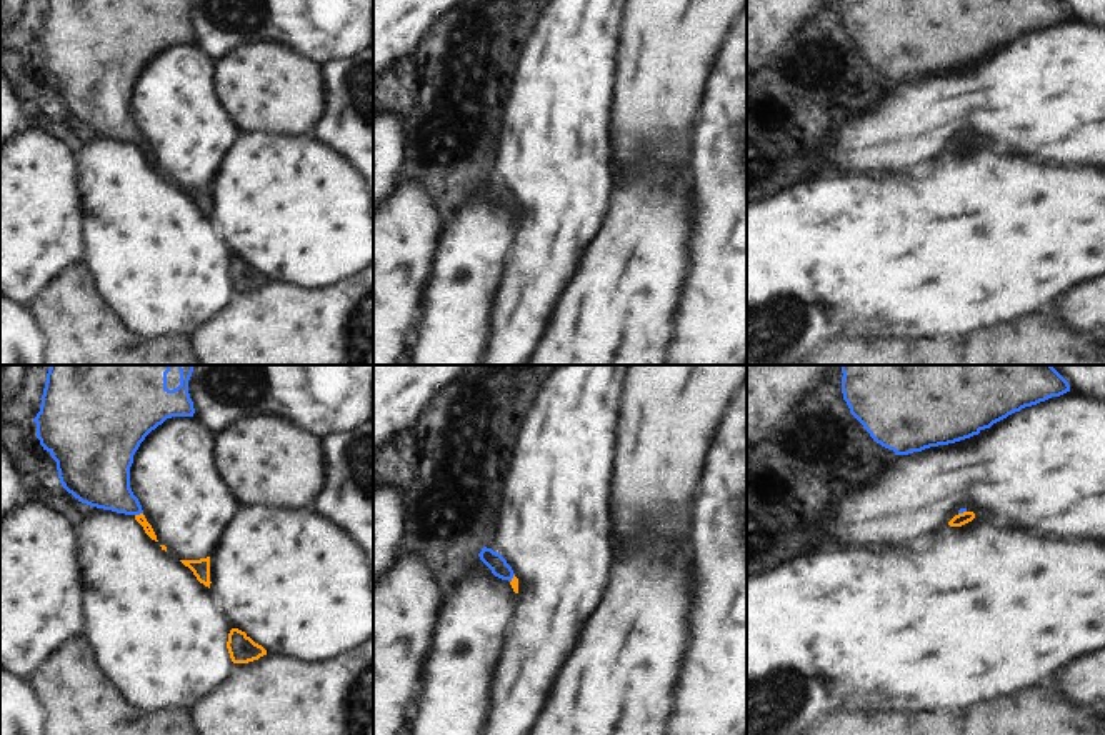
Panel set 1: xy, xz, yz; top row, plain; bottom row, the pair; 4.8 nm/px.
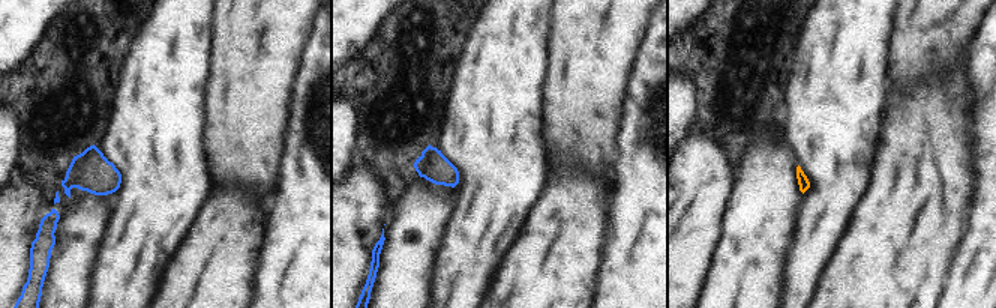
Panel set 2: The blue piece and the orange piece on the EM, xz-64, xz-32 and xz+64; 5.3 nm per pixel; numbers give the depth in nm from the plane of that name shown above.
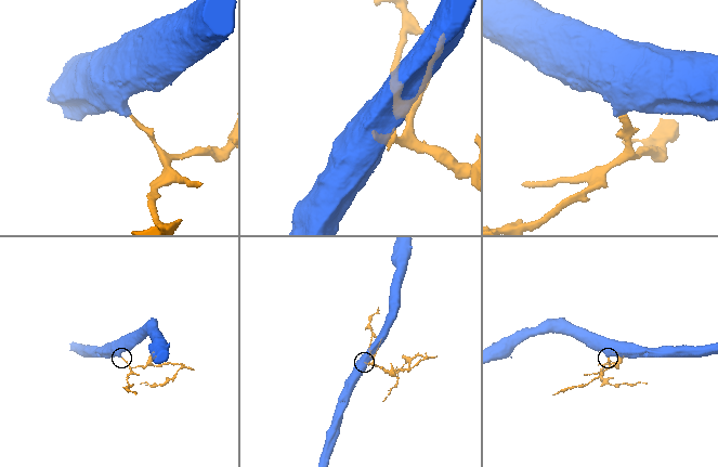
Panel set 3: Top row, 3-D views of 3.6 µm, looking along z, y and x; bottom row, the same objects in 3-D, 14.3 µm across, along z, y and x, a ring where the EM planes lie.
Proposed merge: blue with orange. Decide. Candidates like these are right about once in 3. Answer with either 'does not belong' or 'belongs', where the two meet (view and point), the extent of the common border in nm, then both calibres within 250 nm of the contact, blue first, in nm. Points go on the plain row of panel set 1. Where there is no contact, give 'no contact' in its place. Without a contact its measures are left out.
belongs | xy (139, 140) | 40 nm | 280/50 nm

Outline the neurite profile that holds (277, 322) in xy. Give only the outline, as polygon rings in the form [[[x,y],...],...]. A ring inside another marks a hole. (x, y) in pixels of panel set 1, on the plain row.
[[[373,262],[348,277],[317,288],[305,288],[282,280],[267,280],[248,290],[233,290],[230,300],[188,337],[198,365],[373,365]]]

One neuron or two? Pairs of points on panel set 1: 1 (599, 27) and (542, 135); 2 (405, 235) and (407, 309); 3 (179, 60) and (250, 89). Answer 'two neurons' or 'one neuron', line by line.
1: one neuron
2: one neuron
3: two neurons

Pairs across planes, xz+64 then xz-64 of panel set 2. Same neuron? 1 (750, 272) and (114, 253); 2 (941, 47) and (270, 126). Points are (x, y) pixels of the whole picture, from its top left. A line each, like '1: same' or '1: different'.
1: different
2: same

